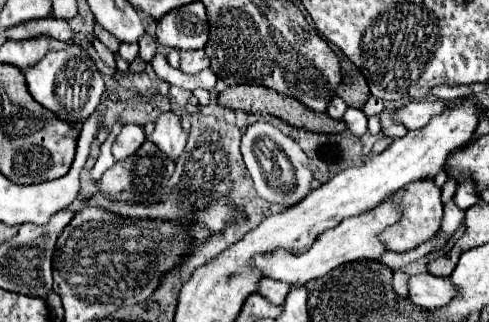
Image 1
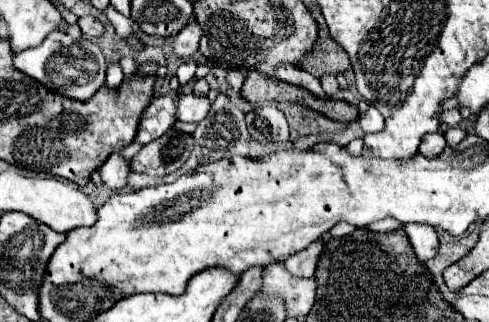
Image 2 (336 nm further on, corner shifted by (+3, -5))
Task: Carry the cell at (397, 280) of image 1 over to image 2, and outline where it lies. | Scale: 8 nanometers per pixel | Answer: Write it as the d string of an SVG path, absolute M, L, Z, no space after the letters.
M408 223L404 225L408 241L414 249L414 255L420 263L430 261L438 251L438 235L434 227L426 227L422 223Z

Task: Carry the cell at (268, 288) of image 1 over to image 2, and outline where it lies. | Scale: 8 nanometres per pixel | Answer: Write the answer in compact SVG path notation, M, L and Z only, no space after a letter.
M314 241L304 251L296 253L294 257L290 255L282 263L284 263L286 271L290 271L294 277L314 277L314 269L316 269L320 253L322 253L322 243Z

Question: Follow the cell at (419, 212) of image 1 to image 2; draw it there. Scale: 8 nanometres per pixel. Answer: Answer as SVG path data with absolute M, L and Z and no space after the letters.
M430 133L430 135L424 135L424 139L420 143L420 153L428 159L436 159L438 155L442 155L444 147L446 147L444 135L442 133Z

